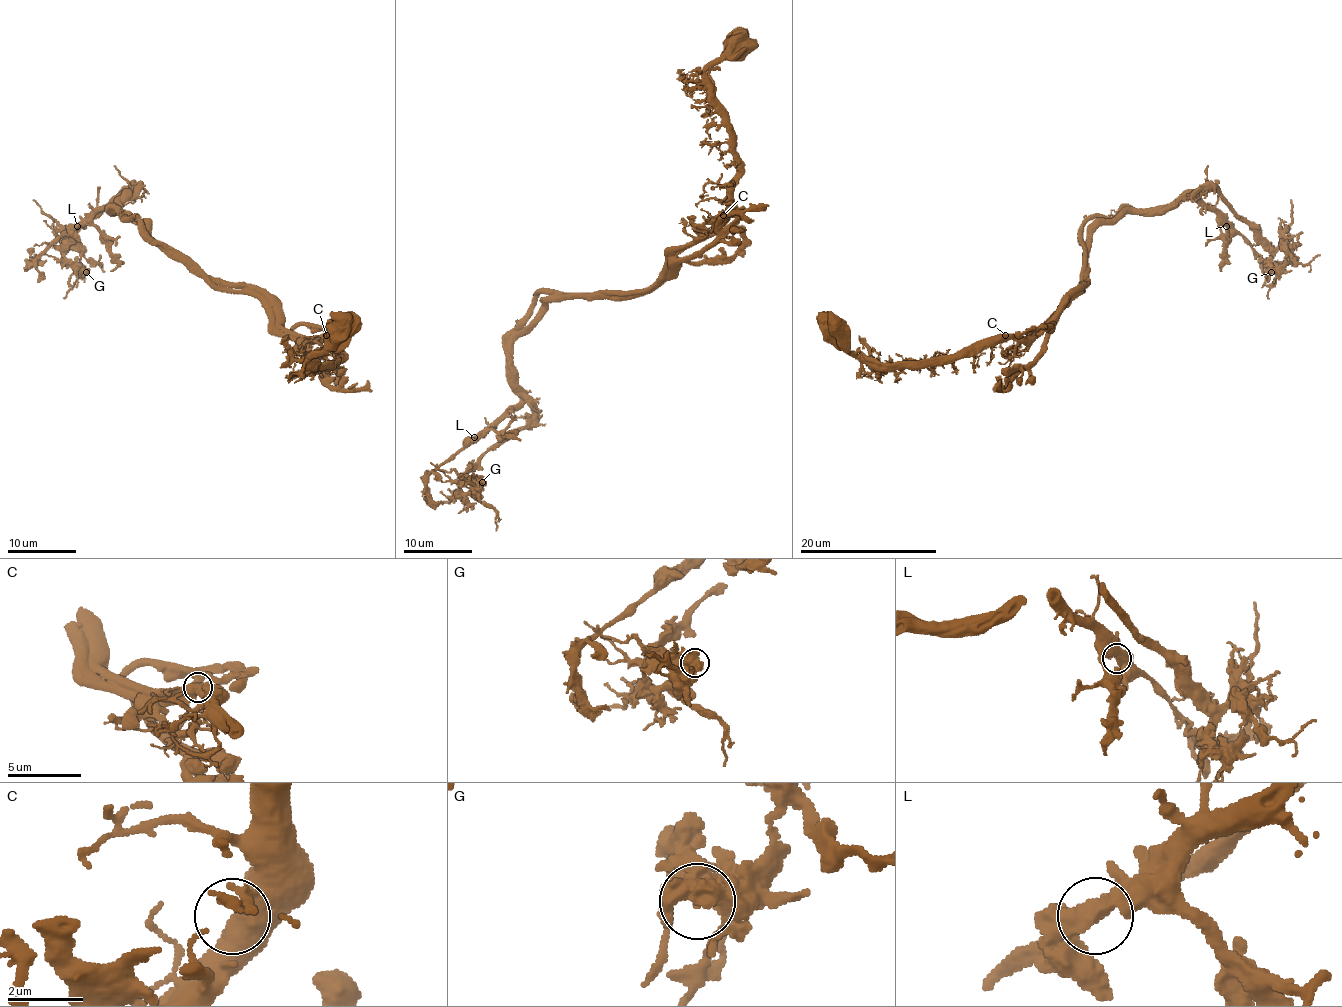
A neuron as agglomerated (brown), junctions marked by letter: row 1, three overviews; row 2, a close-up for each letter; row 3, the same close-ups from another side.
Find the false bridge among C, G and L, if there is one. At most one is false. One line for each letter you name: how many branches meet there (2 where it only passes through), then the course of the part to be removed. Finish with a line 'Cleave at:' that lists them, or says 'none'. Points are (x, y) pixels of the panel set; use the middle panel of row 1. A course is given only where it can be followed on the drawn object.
C: 2 branches meet; foreign part runs (723, 215), (646, 289), (554, 296), (513, 342), (511, 387), (520, 401), (429, 476), (427, 495), (443, 504)
Cleave at: C

